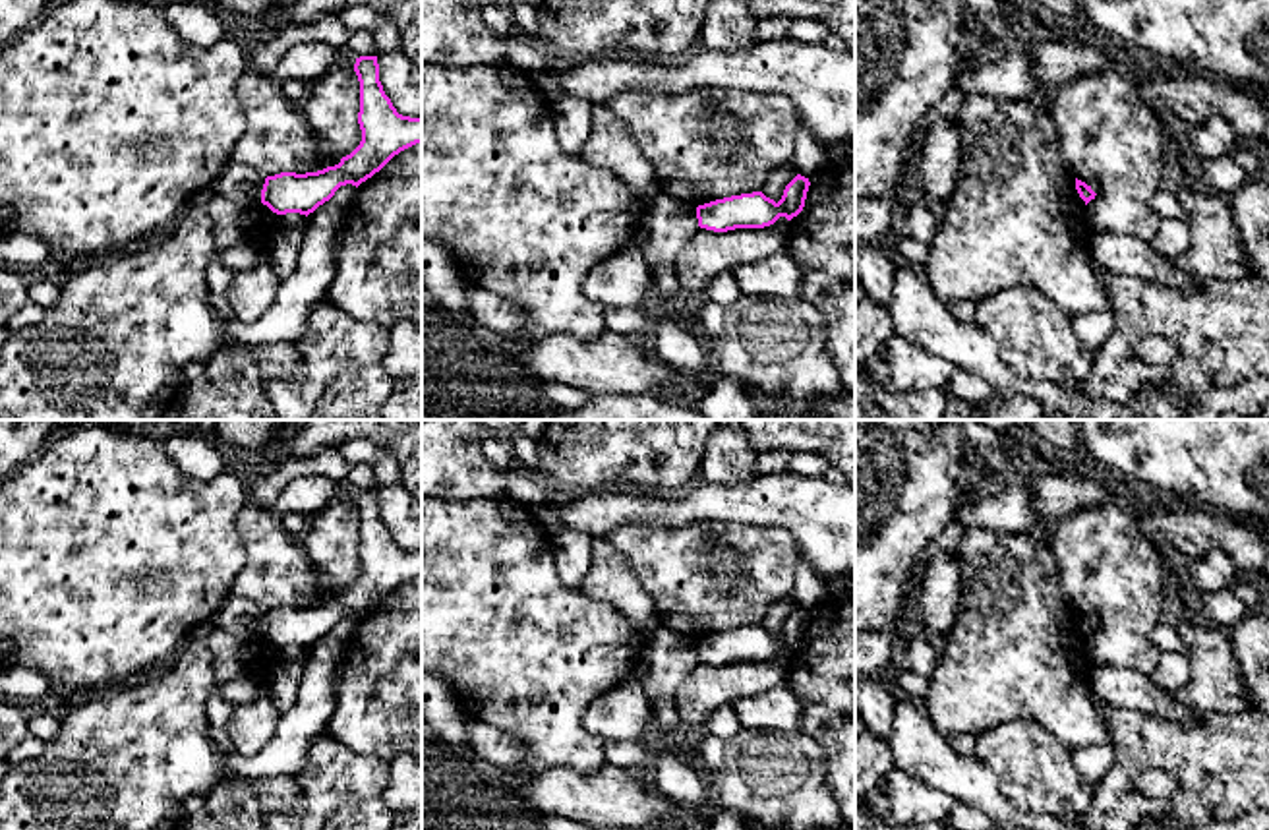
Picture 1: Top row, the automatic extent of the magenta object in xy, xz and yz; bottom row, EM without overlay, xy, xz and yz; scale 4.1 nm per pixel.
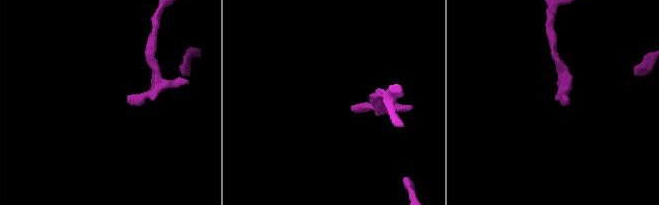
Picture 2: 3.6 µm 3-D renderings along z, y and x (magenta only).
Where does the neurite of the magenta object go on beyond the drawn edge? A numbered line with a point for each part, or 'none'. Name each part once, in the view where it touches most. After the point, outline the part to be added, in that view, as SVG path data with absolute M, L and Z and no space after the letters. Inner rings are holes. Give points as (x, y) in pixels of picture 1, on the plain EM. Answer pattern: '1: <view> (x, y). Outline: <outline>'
none

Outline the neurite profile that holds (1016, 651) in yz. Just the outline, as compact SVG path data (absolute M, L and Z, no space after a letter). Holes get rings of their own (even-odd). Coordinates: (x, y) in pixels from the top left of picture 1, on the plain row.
M967 528L956 548L961 596L954 629L938 642L940 660L929 677L925 712L942 737L981 733L1010 722L1035 720L1070 751L1110 745L1107 724L1089 697L1091 662L1076 609L1060 590L1048 532L1000 534Z

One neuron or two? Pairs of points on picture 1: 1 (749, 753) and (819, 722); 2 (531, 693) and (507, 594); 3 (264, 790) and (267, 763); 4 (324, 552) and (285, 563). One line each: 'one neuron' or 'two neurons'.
1: two neurons
2: one neuron
3: two neurons
4: two neurons

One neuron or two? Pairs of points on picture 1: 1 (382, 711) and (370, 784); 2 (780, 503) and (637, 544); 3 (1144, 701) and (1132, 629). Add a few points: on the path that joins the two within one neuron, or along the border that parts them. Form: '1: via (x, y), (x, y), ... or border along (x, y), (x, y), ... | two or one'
1: border along (331, 738), (358, 753), (387, 761) | two
2: border along (761, 525), (685, 523), (672, 527) | two
3: border along (1095, 664), (1130, 666), (1150, 678) | two

